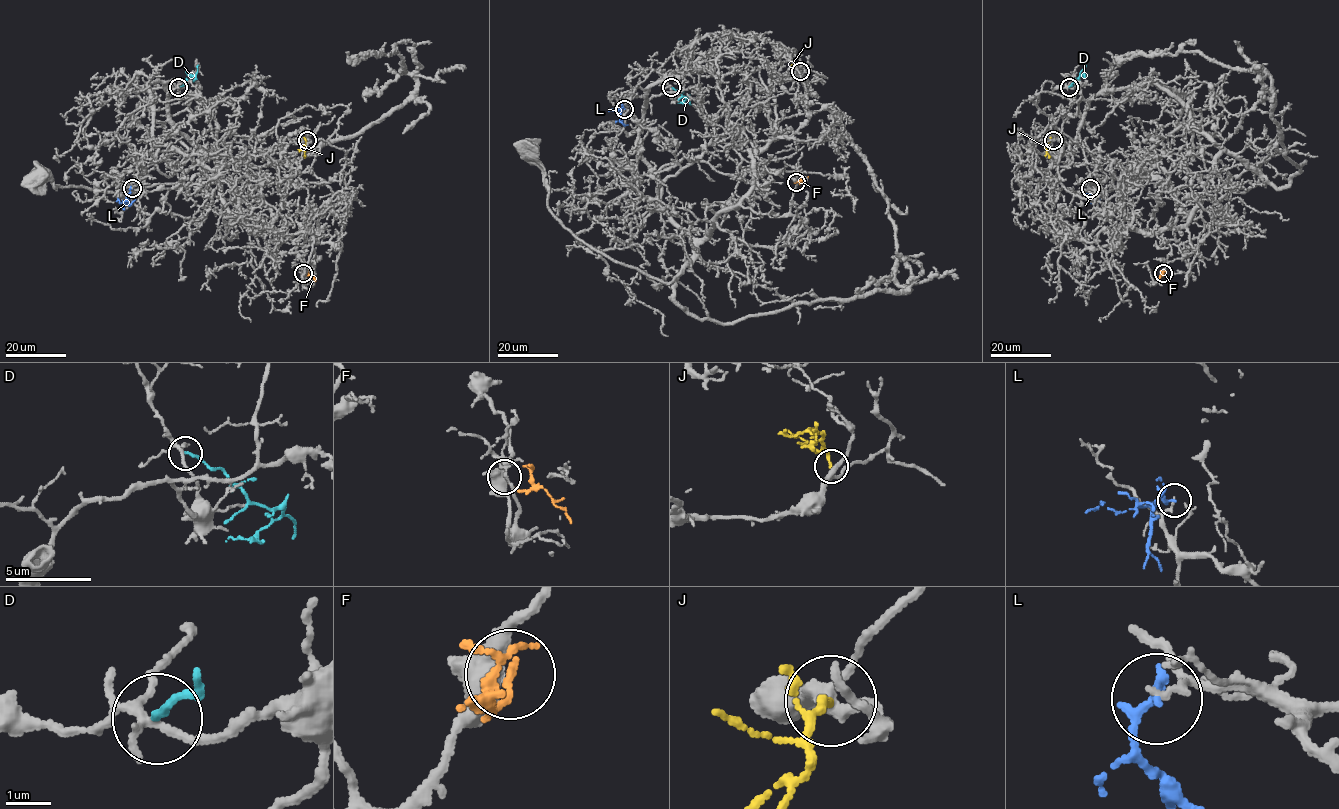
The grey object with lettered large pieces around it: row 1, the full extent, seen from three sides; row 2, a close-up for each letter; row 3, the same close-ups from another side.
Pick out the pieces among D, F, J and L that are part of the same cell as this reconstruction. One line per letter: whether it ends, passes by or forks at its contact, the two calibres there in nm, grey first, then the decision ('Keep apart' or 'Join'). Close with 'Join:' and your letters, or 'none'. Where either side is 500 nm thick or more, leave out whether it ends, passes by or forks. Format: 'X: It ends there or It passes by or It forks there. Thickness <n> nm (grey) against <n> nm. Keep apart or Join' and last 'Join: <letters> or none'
D: It ends there. Thickness 190 nm (grey) against 160 nm. Keep apart
F: It ends there. Thickness 440 nm (grey) against 140 nm. Keep apart
J: It ends there. Thickness 280 nm (grey) against 180 nm. Keep apart
L: It ends there. Thickness 150 nm (grey) against 240 nm. Keep apart
Join: none

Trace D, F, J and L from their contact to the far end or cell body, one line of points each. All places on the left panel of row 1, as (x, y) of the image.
D: (178, 87), (196, 77), (198, 65)
F: (303, 272), (315, 281)
J: (308, 139), (302, 155)
L: (132, 188), (127, 203), (129, 206), (135, 199)

